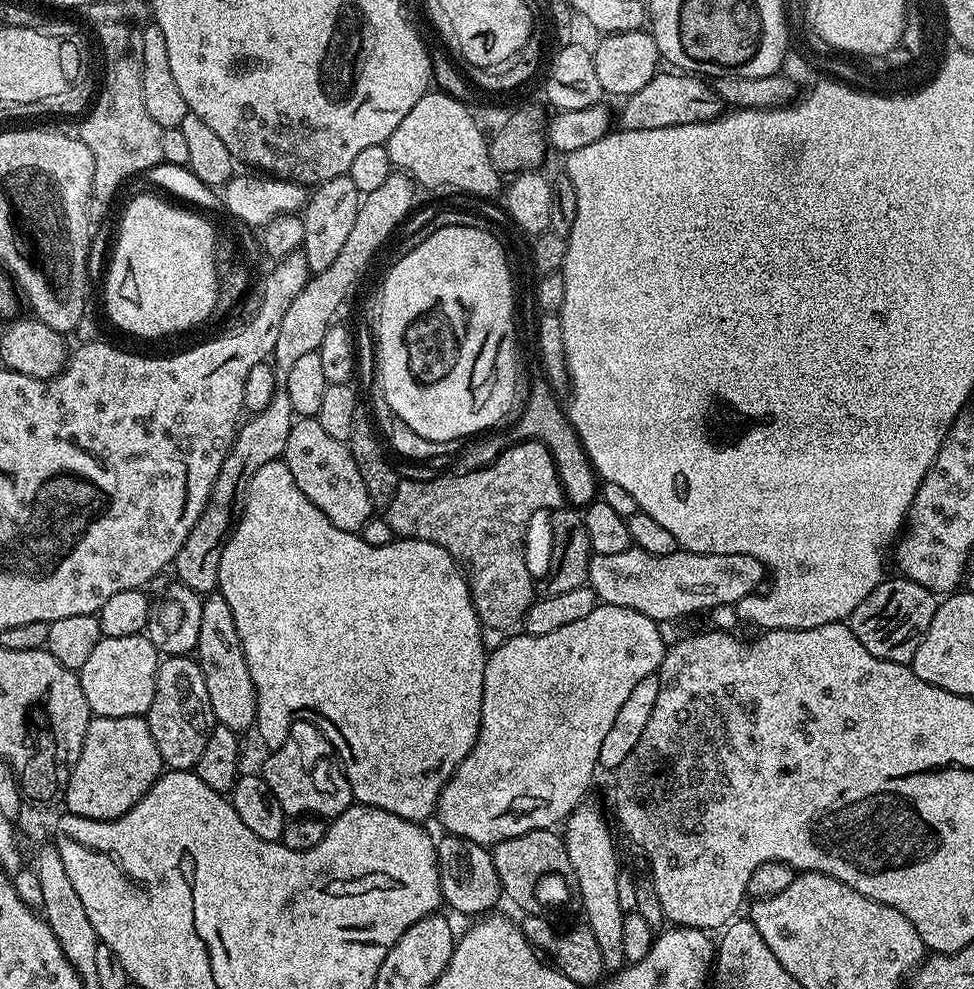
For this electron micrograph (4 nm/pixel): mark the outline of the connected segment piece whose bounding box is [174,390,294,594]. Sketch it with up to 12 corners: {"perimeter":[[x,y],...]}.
{"perimeter":[[283,390],[239,425],[175,579],[217,591],[238,497],[279,461],[294,413]]}

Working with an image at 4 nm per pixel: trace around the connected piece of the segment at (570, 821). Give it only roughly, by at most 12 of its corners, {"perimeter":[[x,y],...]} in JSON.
{"perimeter":[[582,802],[563,829],[583,923],[609,973],[625,967],[622,878],[604,812]]}

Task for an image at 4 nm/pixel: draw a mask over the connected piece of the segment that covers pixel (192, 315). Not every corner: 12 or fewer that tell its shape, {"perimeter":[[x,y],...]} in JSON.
{"perimeter":[[136,196],[104,308],[168,336],[215,310],[218,232],[199,211]]}

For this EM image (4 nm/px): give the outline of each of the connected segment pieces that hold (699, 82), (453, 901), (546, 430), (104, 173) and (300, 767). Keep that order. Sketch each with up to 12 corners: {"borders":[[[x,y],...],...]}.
{"borders":[[[657,72],[623,97],[623,130],[714,120],[721,98],[707,79]],[[461,836],[436,840],[440,894],[480,918],[502,900],[491,851]],[[544,378],[528,388],[513,441],[554,458],[571,507],[597,499],[598,477],[561,398]],[[99,27],[104,85],[78,138],[92,194],[164,163],[142,99],[142,31]],[[295,720],[262,775],[285,817],[335,818],[354,801],[344,765]]]}

